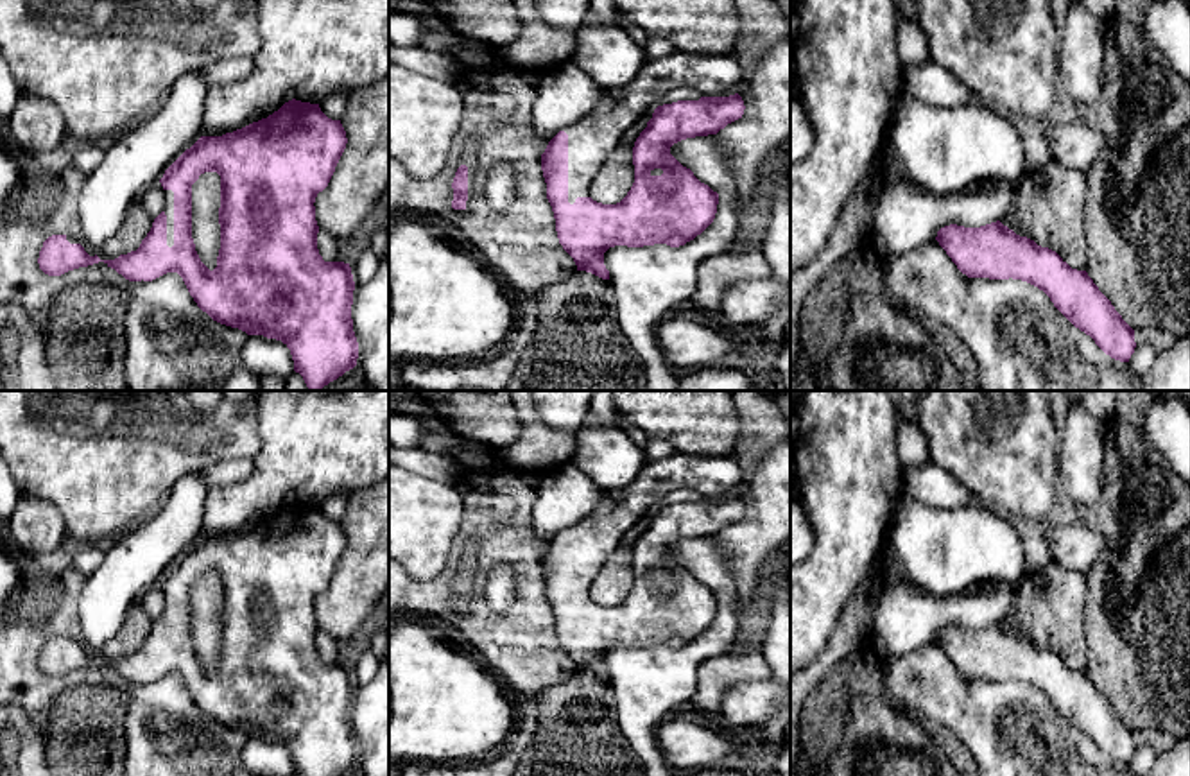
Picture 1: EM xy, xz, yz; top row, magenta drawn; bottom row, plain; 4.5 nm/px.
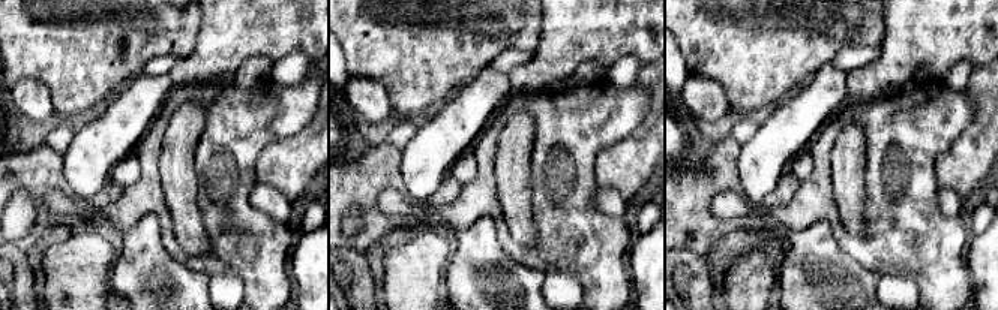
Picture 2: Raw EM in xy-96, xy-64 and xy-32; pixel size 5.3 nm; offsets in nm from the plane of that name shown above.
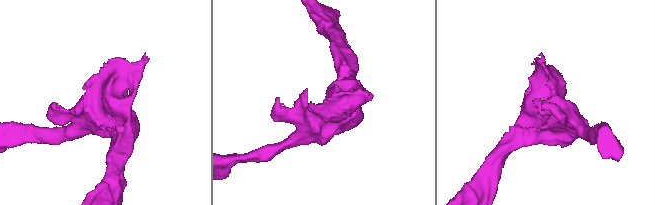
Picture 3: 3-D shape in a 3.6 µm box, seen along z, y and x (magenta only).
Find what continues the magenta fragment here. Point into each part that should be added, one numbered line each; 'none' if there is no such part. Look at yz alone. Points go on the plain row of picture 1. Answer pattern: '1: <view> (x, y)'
none

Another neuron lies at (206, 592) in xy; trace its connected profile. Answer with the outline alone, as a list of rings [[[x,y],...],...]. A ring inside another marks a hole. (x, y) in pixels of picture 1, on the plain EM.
[[[204,573],[192,586],[192,640],[201,663],[213,672],[220,651],[220,577]]]

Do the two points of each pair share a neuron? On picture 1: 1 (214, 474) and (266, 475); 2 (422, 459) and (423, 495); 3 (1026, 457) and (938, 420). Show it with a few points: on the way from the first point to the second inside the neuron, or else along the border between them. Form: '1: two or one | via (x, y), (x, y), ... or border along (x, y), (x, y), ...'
1: two | border along (253, 457), (253, 468), (244, 479), (210, 490)
2: two | border along (407, 468), (456, 486)
3: one | via (1004, 443), (981, 420), (959, 420)

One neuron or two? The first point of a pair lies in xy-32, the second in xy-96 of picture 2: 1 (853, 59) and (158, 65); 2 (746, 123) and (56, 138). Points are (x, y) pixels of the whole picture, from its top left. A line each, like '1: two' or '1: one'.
1: one
2: one

